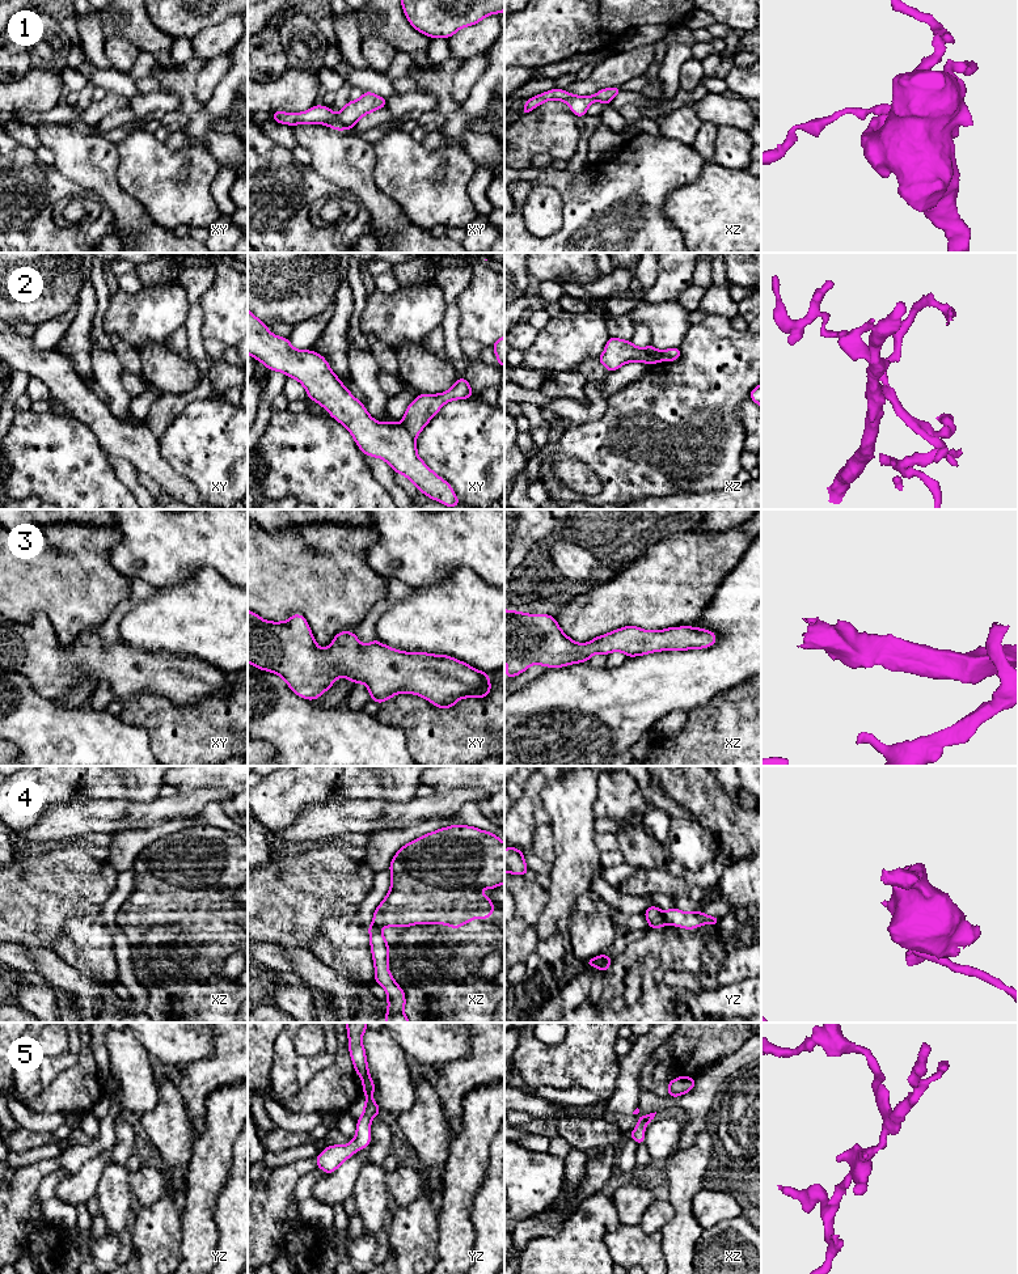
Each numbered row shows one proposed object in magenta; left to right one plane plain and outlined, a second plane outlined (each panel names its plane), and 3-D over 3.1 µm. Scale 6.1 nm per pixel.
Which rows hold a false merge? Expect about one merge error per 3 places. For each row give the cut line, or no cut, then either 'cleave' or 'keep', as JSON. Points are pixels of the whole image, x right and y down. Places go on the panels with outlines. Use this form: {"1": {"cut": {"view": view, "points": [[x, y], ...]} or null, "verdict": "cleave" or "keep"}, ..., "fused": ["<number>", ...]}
{"1": {"cut": {"view": "xy", "points": [[336, 115], [343, 128]]}, "verdict": "cleave"}, "2": {"cut": {"view": "xy", "points": [[402, 424], [414, 437]]}, "verdict": "cleave"}, "3": {"cut": null, "verdict": "keep"}, "4": {"cut": {"view": "yz", "points": [[660, 911], [666, 922]]}, "verdict": "cleave"}, "5": {"cut": null, "verdict": "keep"}, "fused": ["1", "2", "4"]}

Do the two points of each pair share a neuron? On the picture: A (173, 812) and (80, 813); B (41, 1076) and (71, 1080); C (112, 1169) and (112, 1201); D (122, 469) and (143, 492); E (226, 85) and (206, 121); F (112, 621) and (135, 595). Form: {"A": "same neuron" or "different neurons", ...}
{"A": "same neuron", "B": "different neurons", "C": "same neuron", "D": "same neuron", "E": "same neuron", "F": "same neuron"}

